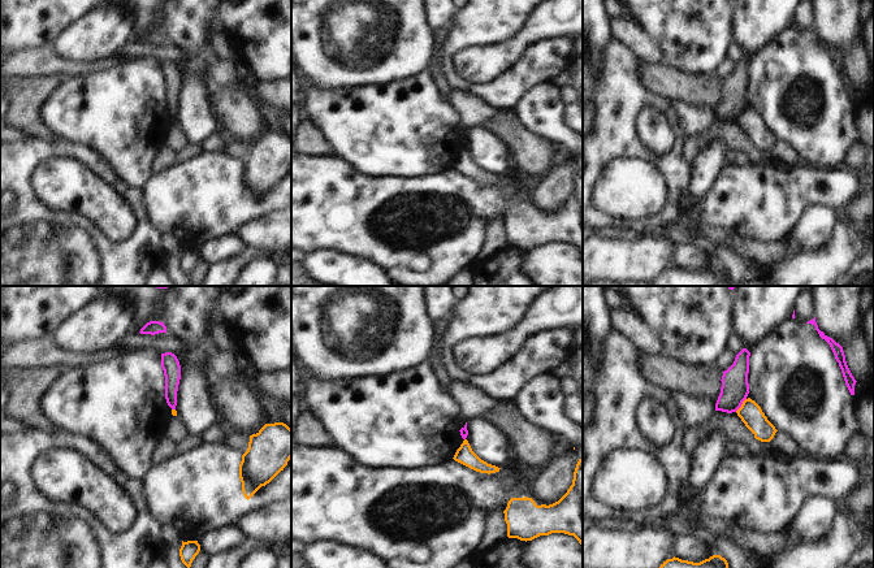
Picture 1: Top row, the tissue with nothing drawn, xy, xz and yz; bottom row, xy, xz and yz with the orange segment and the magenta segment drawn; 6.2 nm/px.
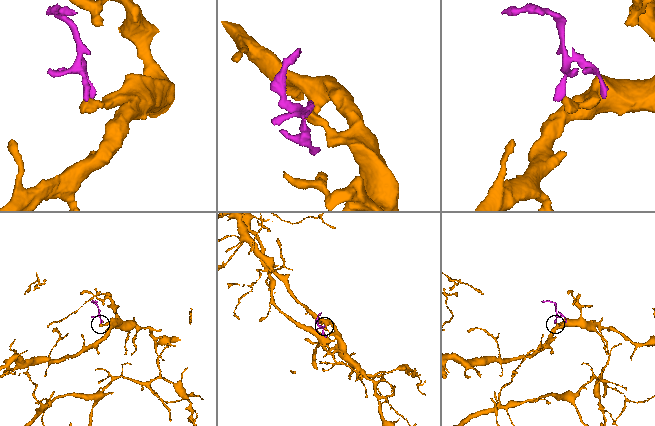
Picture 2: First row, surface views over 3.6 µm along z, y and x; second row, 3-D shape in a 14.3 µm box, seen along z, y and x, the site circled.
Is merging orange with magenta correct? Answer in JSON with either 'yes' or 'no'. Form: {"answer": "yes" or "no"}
{"answer": "no"}

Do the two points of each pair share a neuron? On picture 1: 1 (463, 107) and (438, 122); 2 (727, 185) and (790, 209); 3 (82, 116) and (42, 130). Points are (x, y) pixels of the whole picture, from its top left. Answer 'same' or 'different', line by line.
1: different
2: same
3: different

